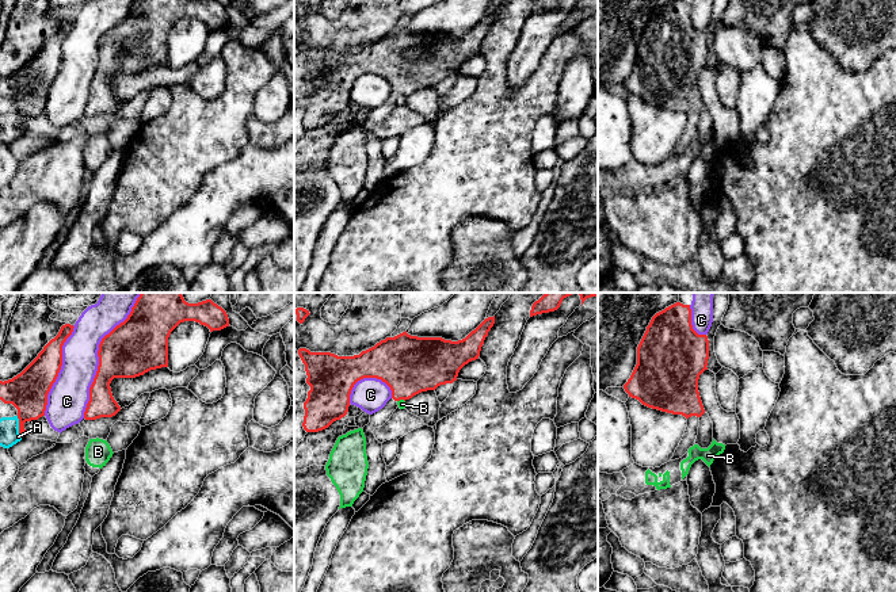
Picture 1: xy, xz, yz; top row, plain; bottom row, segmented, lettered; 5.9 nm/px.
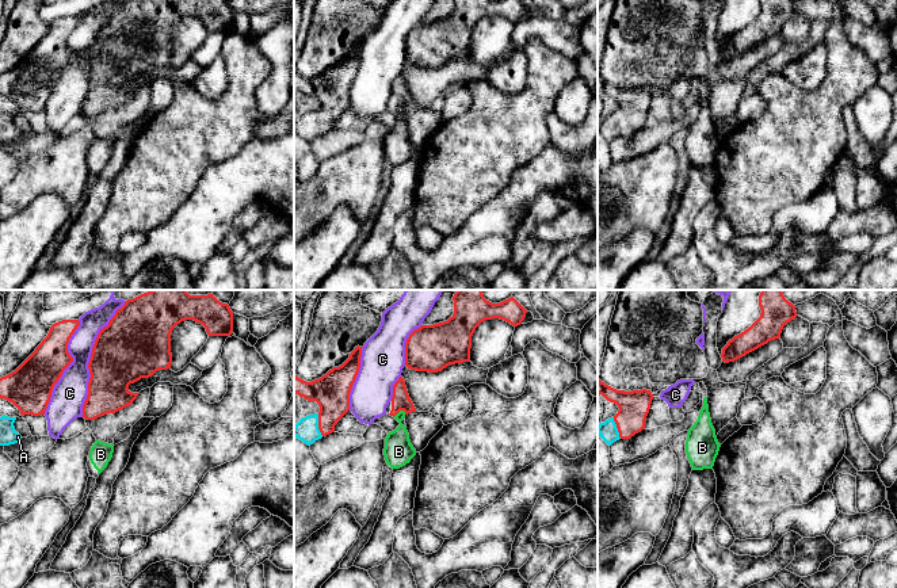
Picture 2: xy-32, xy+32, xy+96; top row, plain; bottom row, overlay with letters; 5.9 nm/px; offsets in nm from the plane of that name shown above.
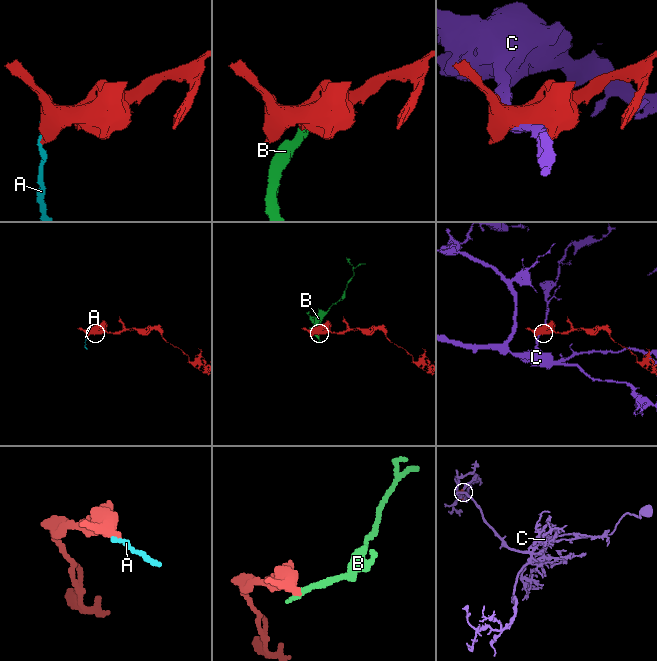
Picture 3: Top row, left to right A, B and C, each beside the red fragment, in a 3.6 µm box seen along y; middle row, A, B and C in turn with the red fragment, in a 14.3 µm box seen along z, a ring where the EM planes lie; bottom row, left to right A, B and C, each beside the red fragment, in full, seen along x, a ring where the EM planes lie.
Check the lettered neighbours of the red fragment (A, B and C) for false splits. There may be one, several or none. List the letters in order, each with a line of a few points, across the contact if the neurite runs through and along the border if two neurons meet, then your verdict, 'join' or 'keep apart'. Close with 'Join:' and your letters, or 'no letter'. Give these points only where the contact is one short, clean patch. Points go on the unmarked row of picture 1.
A: xy (27, 88), (27, 107), (19, 123), (10, 132) | join
B: xz (404, 96), (397, 98) | keep apart
C: keep apart
Join: A

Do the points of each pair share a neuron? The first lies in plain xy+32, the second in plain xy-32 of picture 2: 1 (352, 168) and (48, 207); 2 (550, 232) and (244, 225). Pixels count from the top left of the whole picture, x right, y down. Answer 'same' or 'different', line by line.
1: different
2: different

